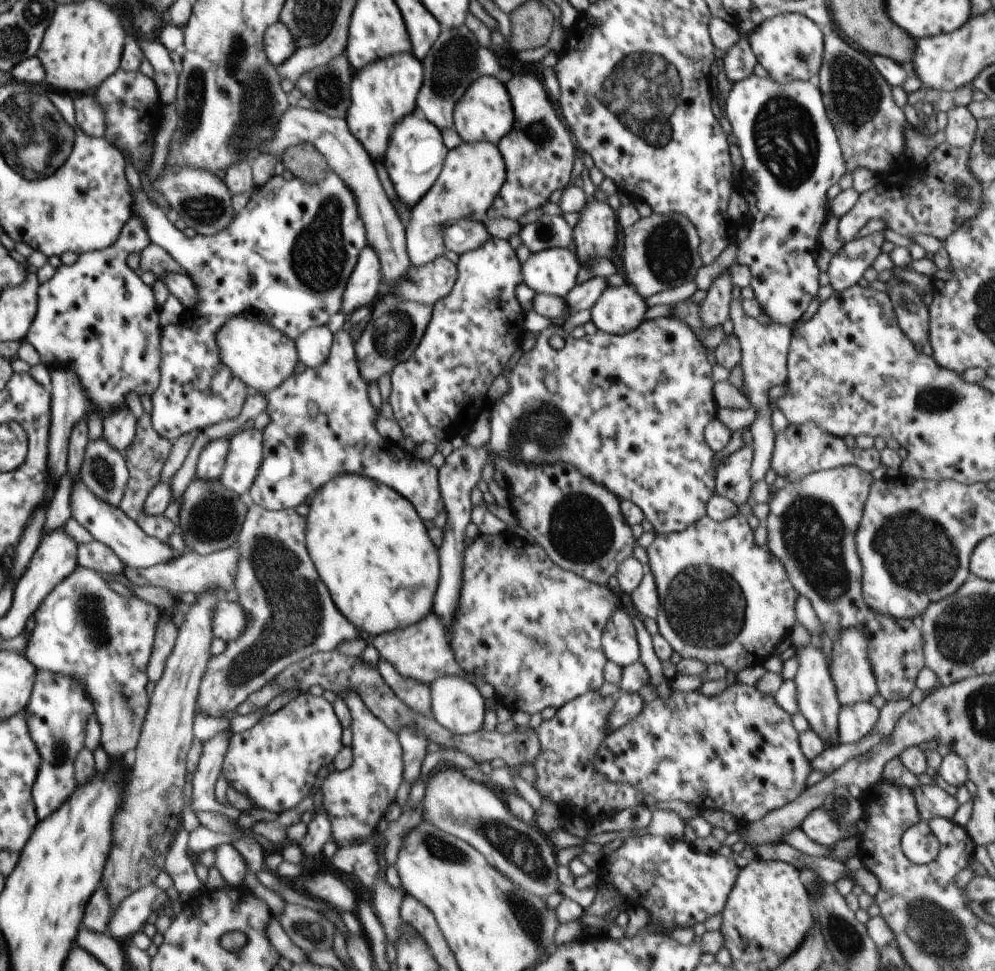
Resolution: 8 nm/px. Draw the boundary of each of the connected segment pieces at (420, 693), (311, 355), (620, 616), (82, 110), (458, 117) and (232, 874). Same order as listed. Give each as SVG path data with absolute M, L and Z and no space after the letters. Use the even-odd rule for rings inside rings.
M380 658L379 673L385 683L396 693L396 696L412 710L423 715L431 714L431 688L427 684L404 678L396 672L394 666Z
M327 325L308 329L295 340L299 360L308 369L324 365L329 357L330 347L333 342L333 334Z
M622 606L605 626L601 641L607 660L615 662L622 668L640 660L636 629L629 613Z
M93 93L74 95L73 101L77 106L78 126L91 137L104 138L105 114Z
M494 77L475 80L454 107L456 132L464 143L486 141L497 145L513 129L515 114L505 83Z
M221 844L214 848L215 866L220 871L228 886L243 886L246 876L246 860L232 844Z

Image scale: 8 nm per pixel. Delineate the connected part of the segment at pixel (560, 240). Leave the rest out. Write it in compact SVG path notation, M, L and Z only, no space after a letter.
M546 213L537 222L524 225L519 236L531 254L554 247L567 247L573 238L570 225L567 216Z

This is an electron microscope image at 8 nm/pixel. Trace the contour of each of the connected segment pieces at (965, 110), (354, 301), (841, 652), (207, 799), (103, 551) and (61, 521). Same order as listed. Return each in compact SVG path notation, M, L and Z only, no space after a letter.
M959 106L947 112L948 124L945 128L946 142L954 148L969 149L977 133L977 119L968 107Z
M366 246L358 255L357 263L348 279L341 306L347 317L362 306L371 307L380 297L378 286L383 280L381 262L372 248Z
M859 628L844 629L833 644L831 677L835 682L837 697L841 705L853 705L860 701L870 701L879 692L877 682L868 658L869 640Z
M226 729L214 734L209 741L204 741L198 766L193 776L193 795L191 807L195 813L225 812L225 807L214 796L214 785L221 777L221 768L229 749L229 742L234 733Z
M94 539L88 543L77 544L77 561L80 567L95 570L102 574L123 572L123 562L105 544Z
M64 475L58 480L58 488L56 488L54 498L52 498L48 508L45 510L43 537L53 533L54 530L62 529L67 520L70 520L73 516L69 501L74 484L71 479L72 477L73 475L68 477Z

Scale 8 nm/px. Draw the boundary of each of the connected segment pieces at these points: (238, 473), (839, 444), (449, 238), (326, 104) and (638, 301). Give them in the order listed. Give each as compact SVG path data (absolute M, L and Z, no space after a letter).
M244 429L231 437L221 483L229 490L246 494L255 481L263 461L263 431Z
M808 421L799 425L789 423L789 425L782 432L779 432L775 436L775 447L771 456L771 468L777 475L785 478L786 482L790 481L797 483L809 474L848 465L857 466L862 470L871 473L873 470L876 470L876 468L880 468L881 466L881 451L877 450L874 446L867 449L861 449L856 446L850 449L846 447L843 438L826 432L821 426L818 426L817 422L814 421Z
M472 218L449 223L443 237L446 250L453 250L459 255L476 250L492 238L485 224Z
M342 51L336 58L302 74L295 86L314 105L310 110L344 119L350 106L350 85L356 74Z
M630 284L619 287L608 287L598 301L591 308L591 320L602 331L611 335L625 335L630 331L636 330L646 319L645 298Z

